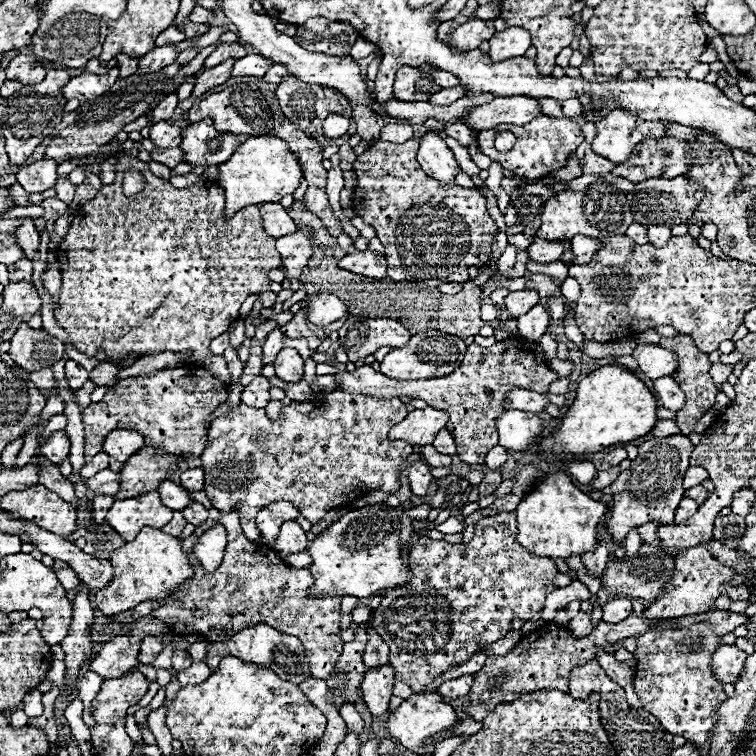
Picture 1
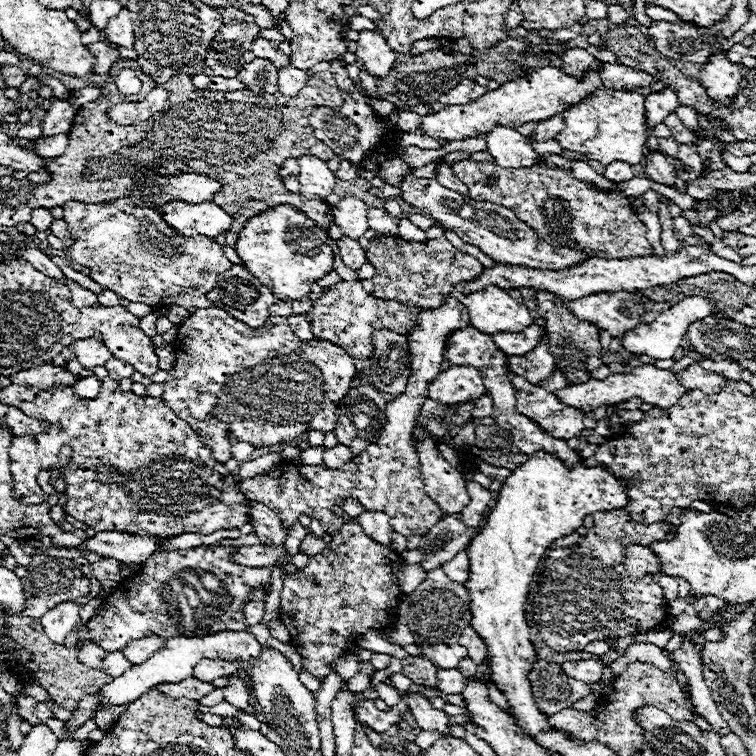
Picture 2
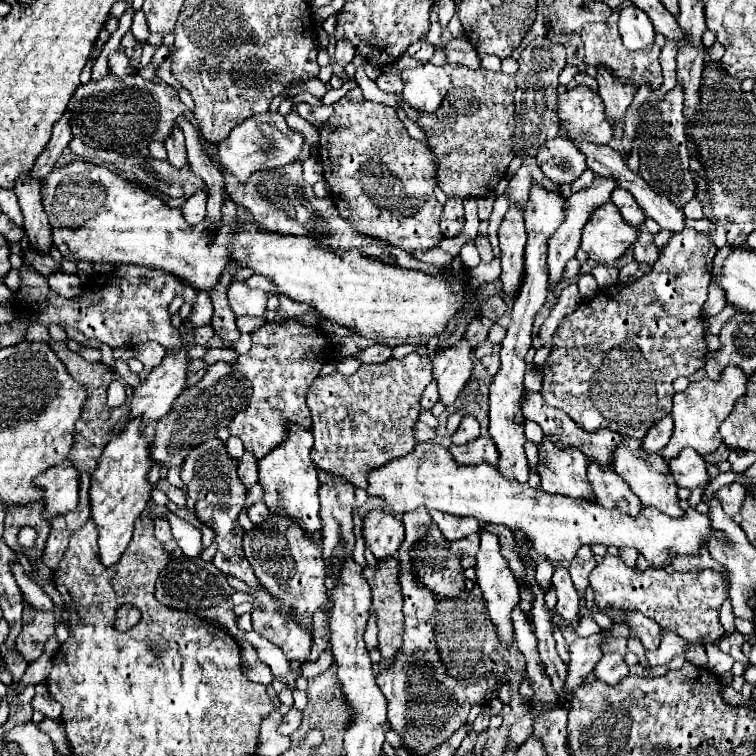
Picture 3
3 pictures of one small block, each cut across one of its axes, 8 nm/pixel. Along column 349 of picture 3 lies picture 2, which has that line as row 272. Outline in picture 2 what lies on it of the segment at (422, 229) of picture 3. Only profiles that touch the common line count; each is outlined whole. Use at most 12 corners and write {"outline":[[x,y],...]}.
{"outline":[[130,198],[70,200],[70,258],[146,306],[214,306],[232,268]]}

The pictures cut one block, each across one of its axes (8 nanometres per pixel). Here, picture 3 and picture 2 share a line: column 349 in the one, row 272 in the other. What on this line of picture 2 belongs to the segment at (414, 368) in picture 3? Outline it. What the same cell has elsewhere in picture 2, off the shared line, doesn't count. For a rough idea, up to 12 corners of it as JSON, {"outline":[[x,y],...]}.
{"outline":[[376,236],[372,294],[438,308],[484,270],[444,236]]}

